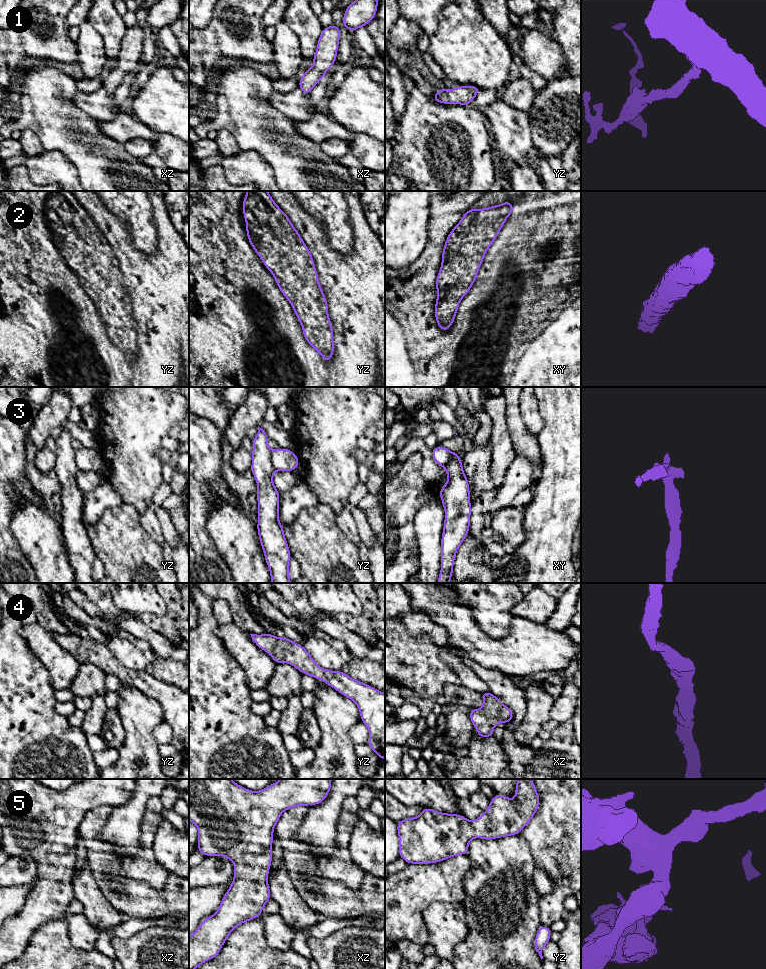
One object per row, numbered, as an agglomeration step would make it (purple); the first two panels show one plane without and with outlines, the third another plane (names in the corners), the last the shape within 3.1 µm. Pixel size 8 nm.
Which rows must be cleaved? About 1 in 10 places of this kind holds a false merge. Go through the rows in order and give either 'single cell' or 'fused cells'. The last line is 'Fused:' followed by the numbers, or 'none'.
1: single cell
2: single cell
3: single cell
4: single cell
5: single cell
Fused: none

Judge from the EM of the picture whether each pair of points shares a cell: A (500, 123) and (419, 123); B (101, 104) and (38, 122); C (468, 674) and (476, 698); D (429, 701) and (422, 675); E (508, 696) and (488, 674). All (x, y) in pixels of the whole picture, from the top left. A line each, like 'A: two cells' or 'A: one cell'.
A: two cells
B: two cells
C: two cells
D: two cells
E: one cell

